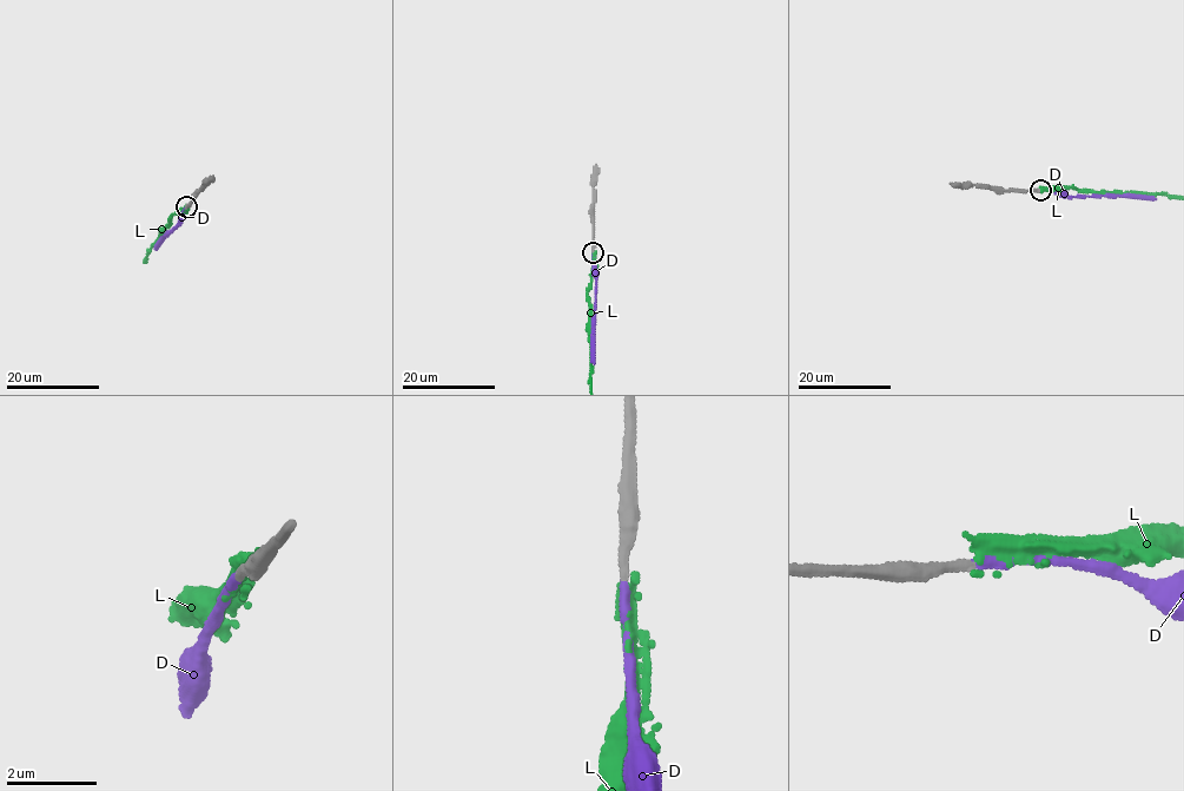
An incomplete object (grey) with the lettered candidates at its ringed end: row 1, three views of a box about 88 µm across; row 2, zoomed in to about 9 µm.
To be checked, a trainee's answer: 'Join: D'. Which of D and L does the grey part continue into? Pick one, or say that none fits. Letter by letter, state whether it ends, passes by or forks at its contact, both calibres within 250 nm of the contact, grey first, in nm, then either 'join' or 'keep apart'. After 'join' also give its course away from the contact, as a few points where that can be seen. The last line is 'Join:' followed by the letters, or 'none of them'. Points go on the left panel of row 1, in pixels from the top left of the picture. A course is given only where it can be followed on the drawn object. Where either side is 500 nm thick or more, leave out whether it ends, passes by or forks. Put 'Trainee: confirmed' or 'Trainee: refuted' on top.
Trainee: confirmed
D: it ends there; 240 nm thick on the grey side, 200 nm on the other; join; it runs (186, 206), (177, 226), (163, 237), (156, 249)
L: it ends there; 240 nm thick on the grey side, 360 nm on the other; keep apart
Join: D

